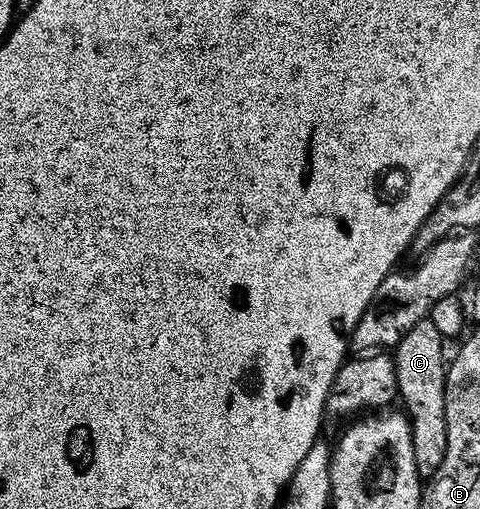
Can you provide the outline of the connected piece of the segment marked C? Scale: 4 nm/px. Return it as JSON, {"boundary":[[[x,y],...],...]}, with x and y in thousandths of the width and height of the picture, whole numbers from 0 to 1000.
{"boundary":[[[894,623],[867,633],[850,656],[819,686],[831,784],[844,792],[844,811],[854,821],[860,853],[858,876],[871,933],[877,941],[902,941],[908,921],[925,904],[931,884],[929,788],[929,701],[925,703],[925,662]]]}

